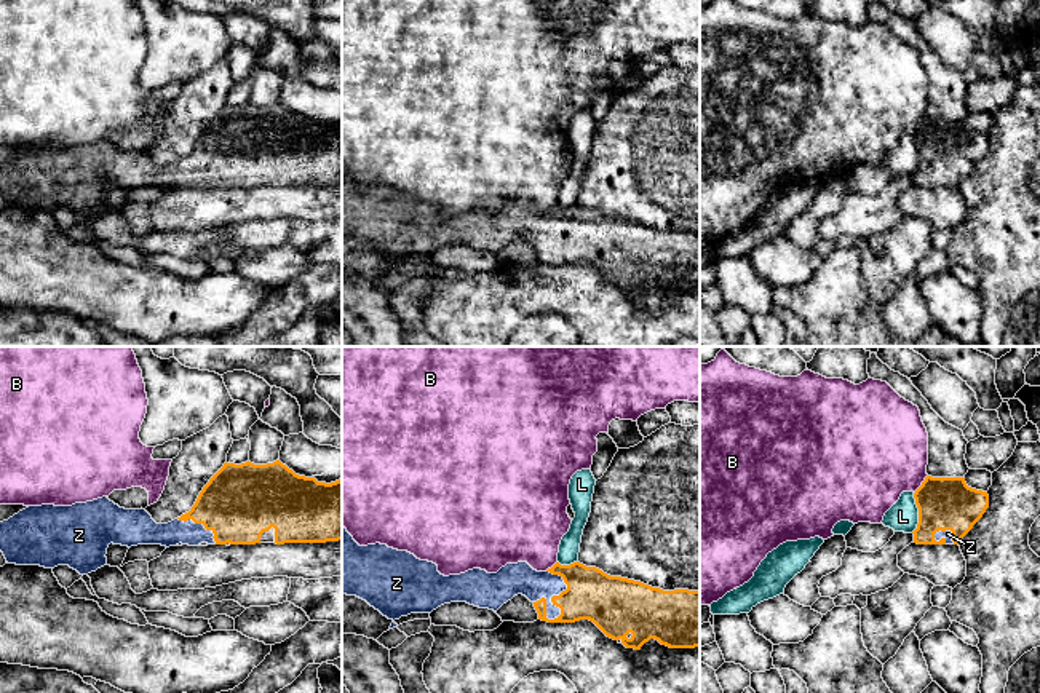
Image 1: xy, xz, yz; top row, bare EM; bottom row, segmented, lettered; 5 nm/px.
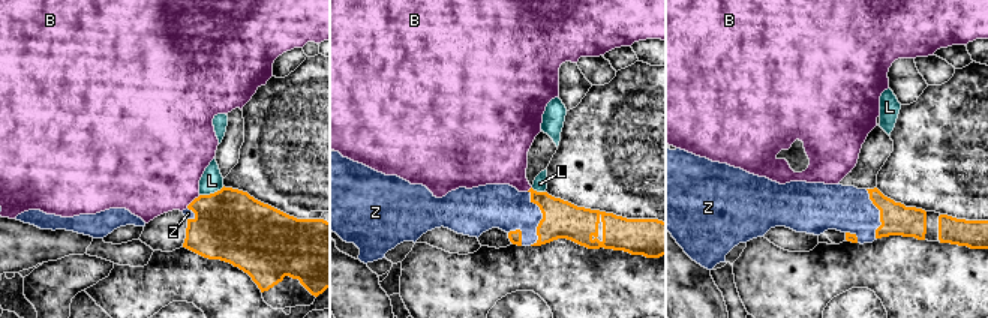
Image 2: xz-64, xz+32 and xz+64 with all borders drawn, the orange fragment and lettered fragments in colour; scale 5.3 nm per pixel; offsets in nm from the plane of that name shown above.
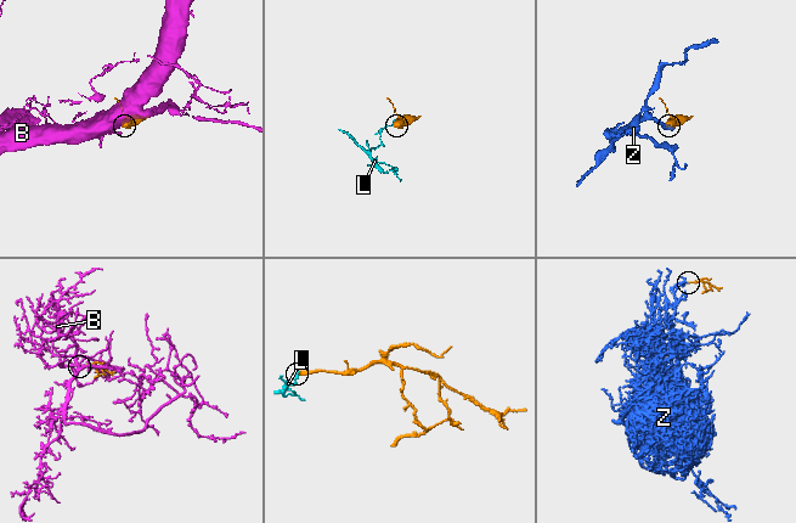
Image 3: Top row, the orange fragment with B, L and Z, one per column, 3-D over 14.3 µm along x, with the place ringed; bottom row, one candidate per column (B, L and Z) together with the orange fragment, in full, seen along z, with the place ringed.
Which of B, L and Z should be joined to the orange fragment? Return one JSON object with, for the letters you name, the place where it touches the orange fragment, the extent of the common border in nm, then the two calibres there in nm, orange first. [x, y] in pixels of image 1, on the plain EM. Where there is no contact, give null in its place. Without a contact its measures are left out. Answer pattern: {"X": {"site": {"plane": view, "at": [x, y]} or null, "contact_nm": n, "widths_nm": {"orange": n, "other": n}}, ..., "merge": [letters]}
{"Z": {"site": {"plane": "xz", "at": [561, 235]}, "contact_nm": 260, "widths_nm": {"orange": 260, "other": 160}}, "merge": ["Z"]}

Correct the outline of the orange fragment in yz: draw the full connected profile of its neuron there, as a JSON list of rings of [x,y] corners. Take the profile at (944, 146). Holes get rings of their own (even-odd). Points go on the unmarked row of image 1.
[[[927,118],[914,141],[919,150],[919,166],[912,174],[917,187],[959,187],[989,150],[987,134],[968,129],[965,120]]]

